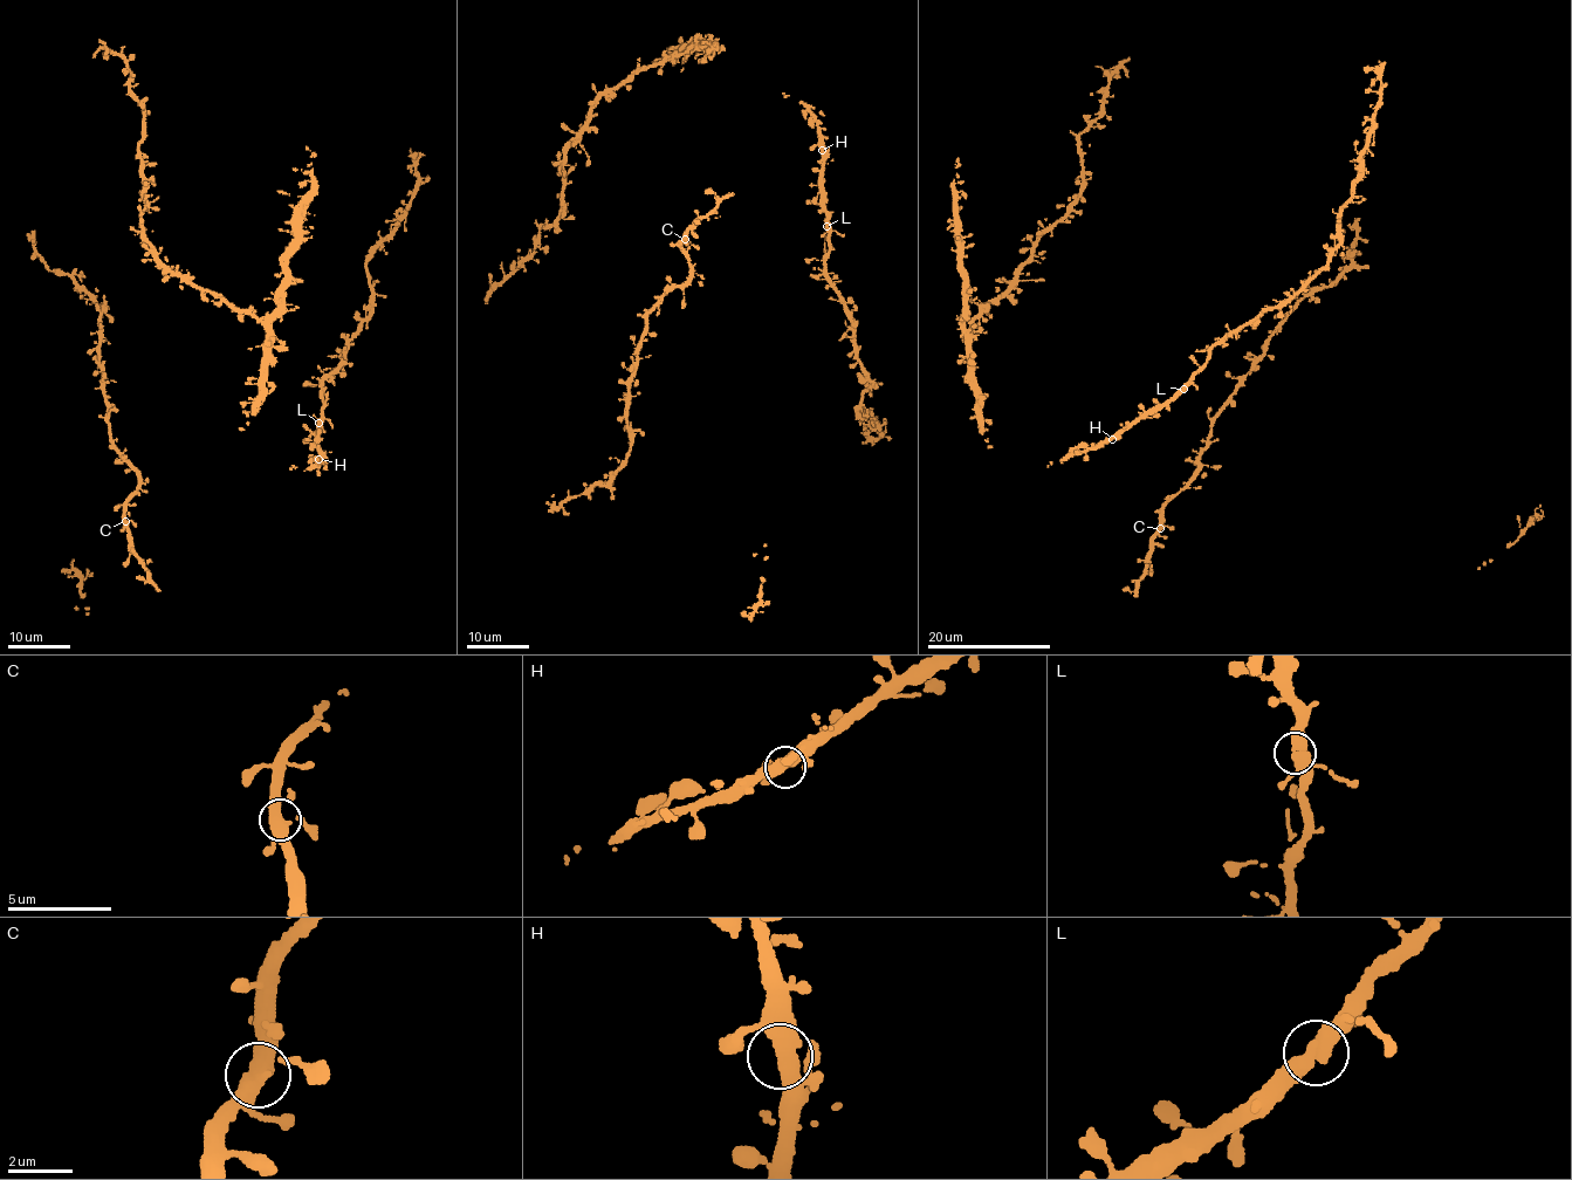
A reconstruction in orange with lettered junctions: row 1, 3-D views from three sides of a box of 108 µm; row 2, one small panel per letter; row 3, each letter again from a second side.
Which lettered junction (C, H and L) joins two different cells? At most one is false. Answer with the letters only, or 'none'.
none

